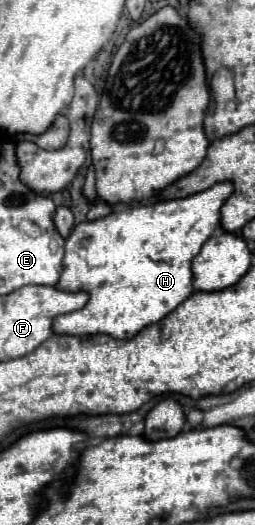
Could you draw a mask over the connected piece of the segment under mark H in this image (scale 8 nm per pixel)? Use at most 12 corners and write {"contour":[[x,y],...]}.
{"contour":[[233,185],[79,223],[57,335],[131,339],[193,293]]}

